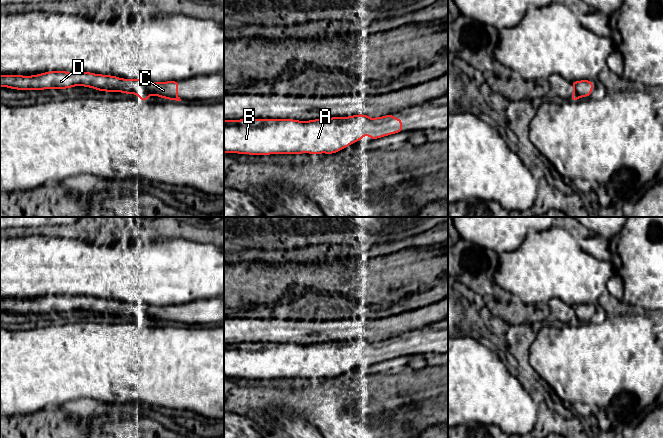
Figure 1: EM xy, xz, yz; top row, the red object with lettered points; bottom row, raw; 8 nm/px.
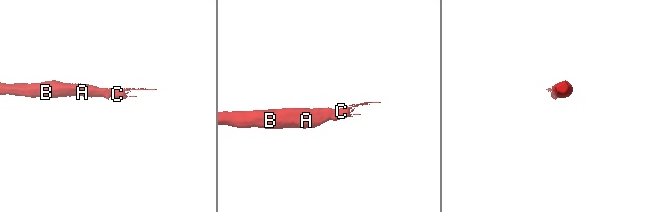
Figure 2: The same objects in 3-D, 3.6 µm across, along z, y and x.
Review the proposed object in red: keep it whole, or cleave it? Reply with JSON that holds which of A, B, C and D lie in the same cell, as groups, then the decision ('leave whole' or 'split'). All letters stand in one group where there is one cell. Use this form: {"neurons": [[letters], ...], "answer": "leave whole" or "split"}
{"neurons": [["A", "B", "C", "D"]], "answer": "leave whole"}

